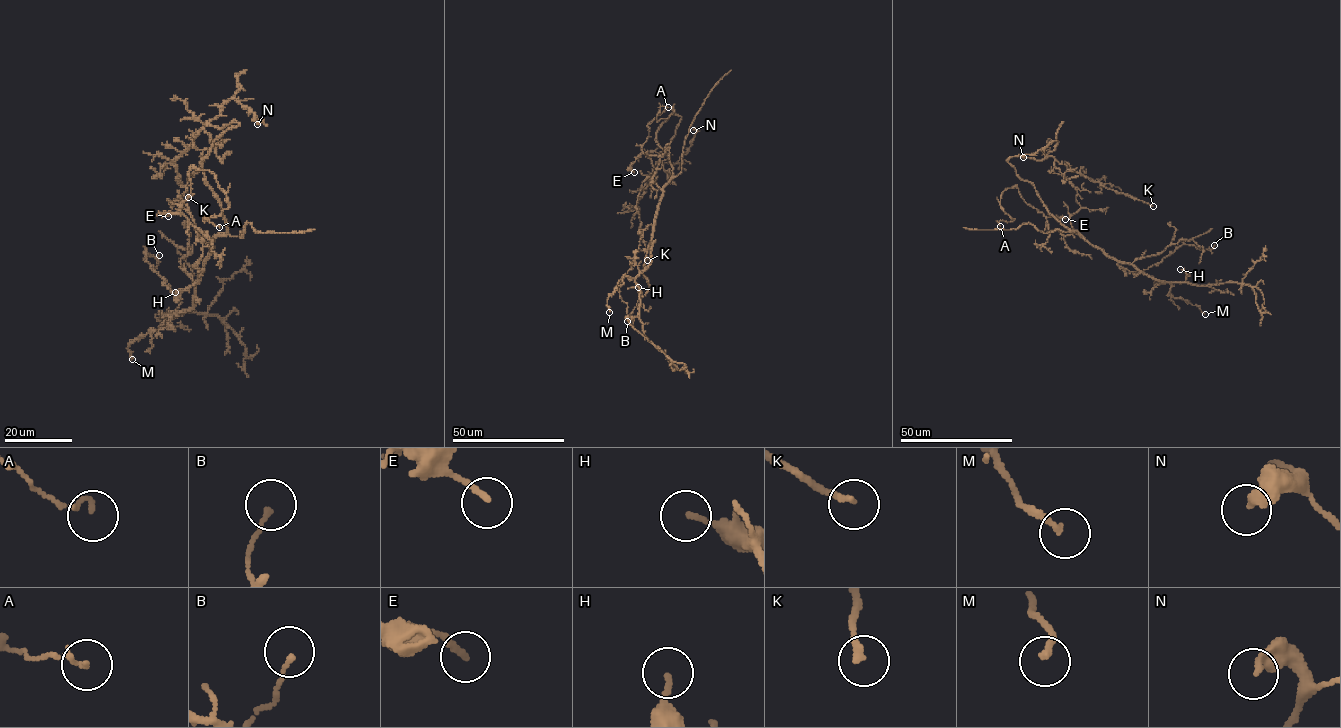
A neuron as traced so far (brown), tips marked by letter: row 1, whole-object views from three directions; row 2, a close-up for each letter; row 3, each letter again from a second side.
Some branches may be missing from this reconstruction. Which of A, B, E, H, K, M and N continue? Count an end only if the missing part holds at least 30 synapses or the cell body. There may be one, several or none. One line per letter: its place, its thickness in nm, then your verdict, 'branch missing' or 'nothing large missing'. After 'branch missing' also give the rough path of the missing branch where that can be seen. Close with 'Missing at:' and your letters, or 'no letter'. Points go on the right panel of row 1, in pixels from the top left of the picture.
A: (1000, 226) | 110 nm | nothing large missing
B: (1214, 245) | 110 nm | nothing large missing
E: (1065, 219) | 180 nm | nothing large missing
H: (1180, 269) | 160 nm | nothing large missing
K: (1153, 206) | 200 nm | nothing large missing
M: (1205, 314) | 170 nm | nothing large missing
N: (1023, 157) | 320 nm | nothing large missing
Missing at: no letter

